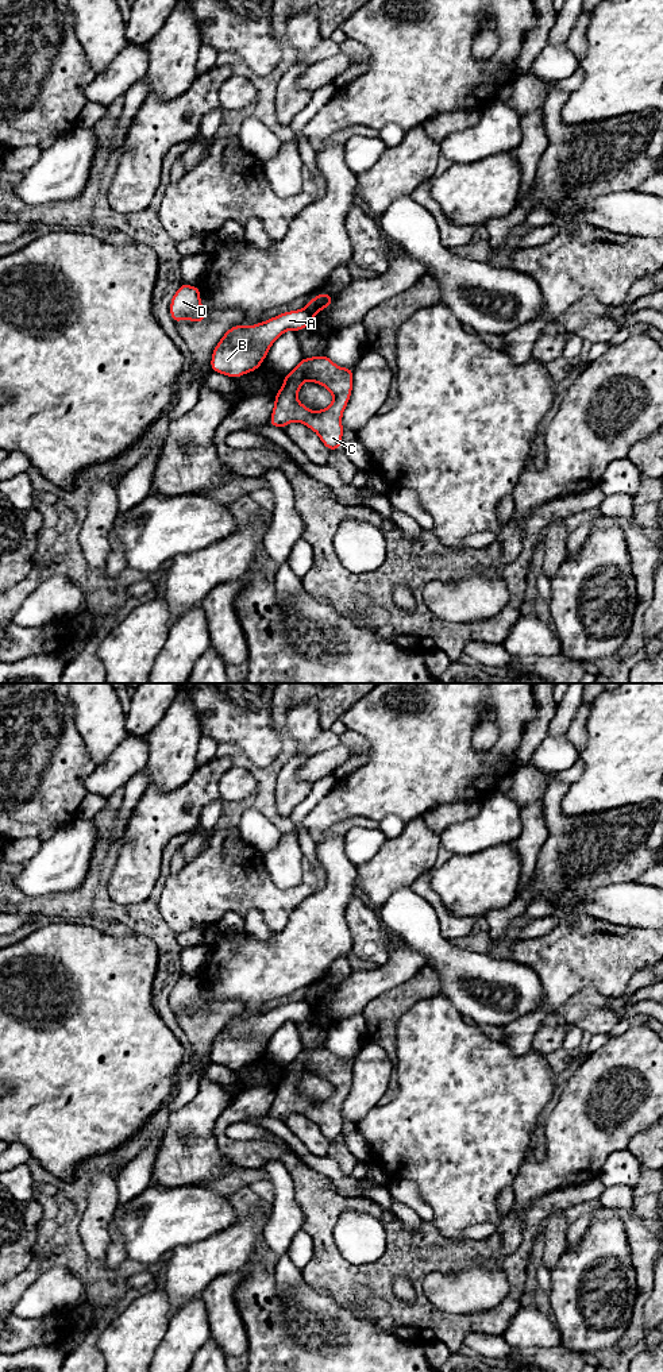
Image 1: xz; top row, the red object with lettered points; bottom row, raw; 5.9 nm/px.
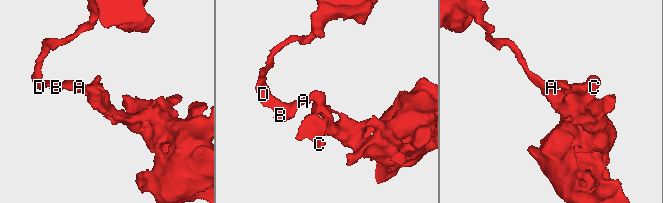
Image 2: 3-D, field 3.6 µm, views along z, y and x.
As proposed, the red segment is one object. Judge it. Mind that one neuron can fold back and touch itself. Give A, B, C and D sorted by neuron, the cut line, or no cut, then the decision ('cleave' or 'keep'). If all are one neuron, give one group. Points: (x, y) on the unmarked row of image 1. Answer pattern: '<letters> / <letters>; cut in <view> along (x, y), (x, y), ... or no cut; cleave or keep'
A B D / C; cut in xz along (304, 1001), (312, 1009); cleave

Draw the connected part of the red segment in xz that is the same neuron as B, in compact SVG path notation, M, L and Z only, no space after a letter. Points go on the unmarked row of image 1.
M305 1001L289 1002L257 1017L231 1018L212 1044L215 1064L238 1070L257 1061L271 1036L288 1021L301 1022L312 1014Z

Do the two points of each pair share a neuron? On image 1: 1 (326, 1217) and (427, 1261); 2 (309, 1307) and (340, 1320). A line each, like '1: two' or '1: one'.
1: one
2: one

